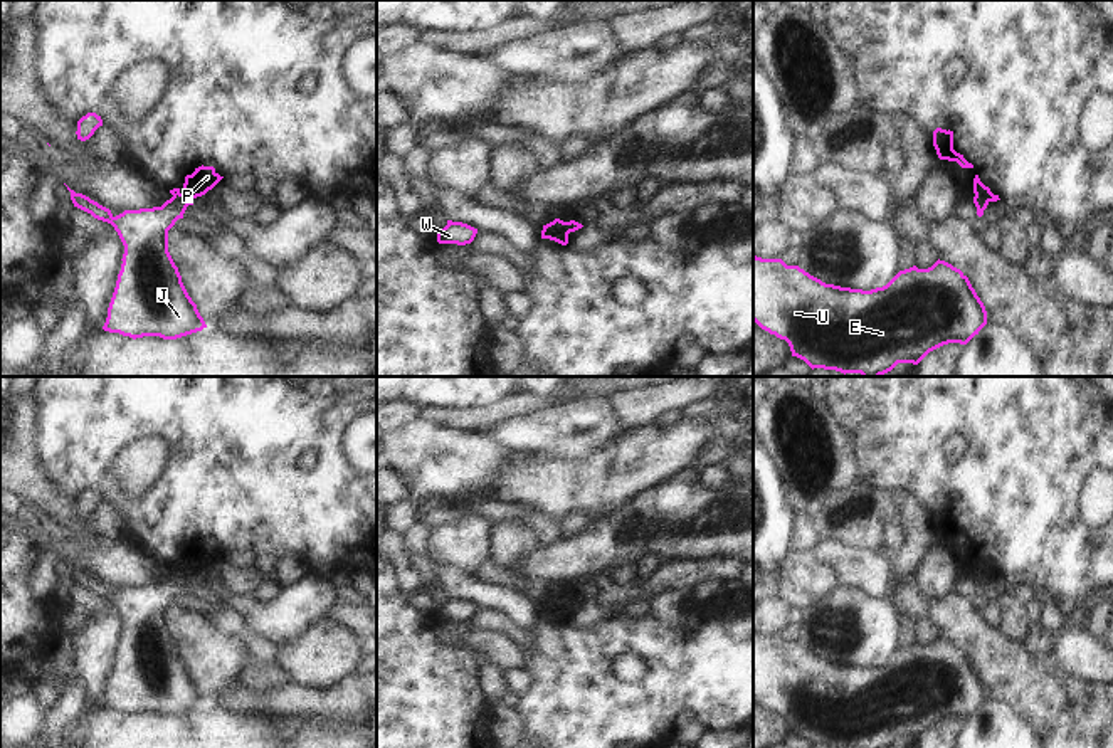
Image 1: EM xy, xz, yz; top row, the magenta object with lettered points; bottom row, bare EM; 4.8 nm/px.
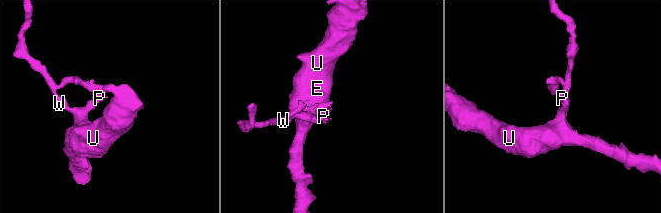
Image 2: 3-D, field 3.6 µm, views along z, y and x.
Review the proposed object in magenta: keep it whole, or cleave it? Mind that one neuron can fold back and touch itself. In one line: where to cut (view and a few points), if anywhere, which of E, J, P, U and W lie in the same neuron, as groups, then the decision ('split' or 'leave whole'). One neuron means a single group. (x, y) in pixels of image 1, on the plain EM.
cut in xz along (567, 599), (552, 616); E J U W / P; split

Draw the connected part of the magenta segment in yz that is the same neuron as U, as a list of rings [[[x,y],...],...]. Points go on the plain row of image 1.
[[[753,632],[753,698],[785,716],[792,733],[812,746],[891,748],[898,740],[918,741],[943,721],[967,721],[987,701],[987,687],[968,654],[940,635],[928,645],[913,642],[886,662],[862,667],[826,661],[782,635]]]

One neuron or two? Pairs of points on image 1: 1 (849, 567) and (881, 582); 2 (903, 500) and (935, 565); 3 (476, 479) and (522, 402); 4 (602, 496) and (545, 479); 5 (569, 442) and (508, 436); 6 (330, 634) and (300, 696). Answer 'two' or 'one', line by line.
1: one
2: two
3: two
4: one
5: one
6: two

